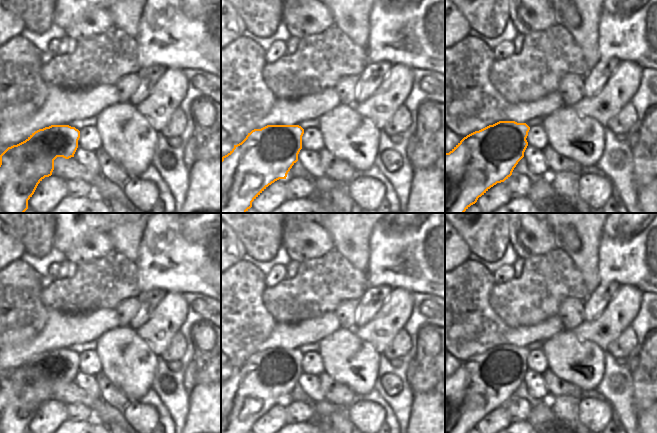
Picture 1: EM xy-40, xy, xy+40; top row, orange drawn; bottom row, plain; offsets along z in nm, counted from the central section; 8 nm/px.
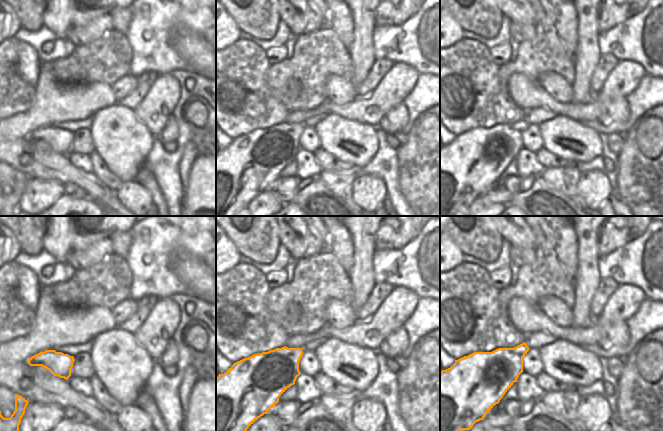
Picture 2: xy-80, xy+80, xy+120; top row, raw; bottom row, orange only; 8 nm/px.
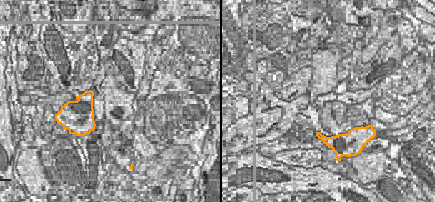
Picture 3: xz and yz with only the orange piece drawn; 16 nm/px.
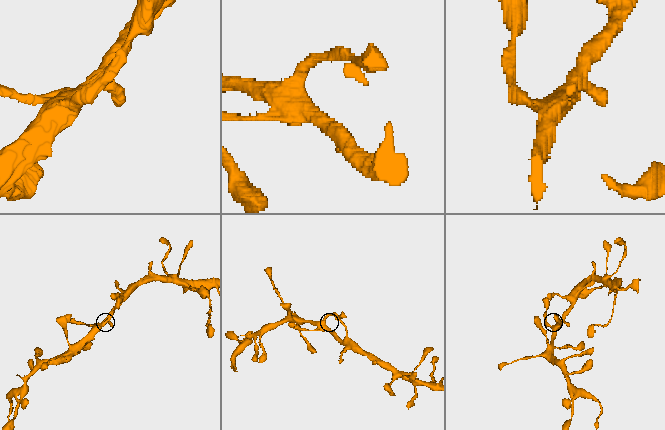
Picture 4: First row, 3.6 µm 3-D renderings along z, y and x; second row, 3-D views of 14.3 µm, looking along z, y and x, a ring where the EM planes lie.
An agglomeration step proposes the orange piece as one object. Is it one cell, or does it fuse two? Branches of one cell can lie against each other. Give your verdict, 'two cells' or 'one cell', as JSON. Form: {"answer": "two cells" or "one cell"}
{"answer": "one cell"}

